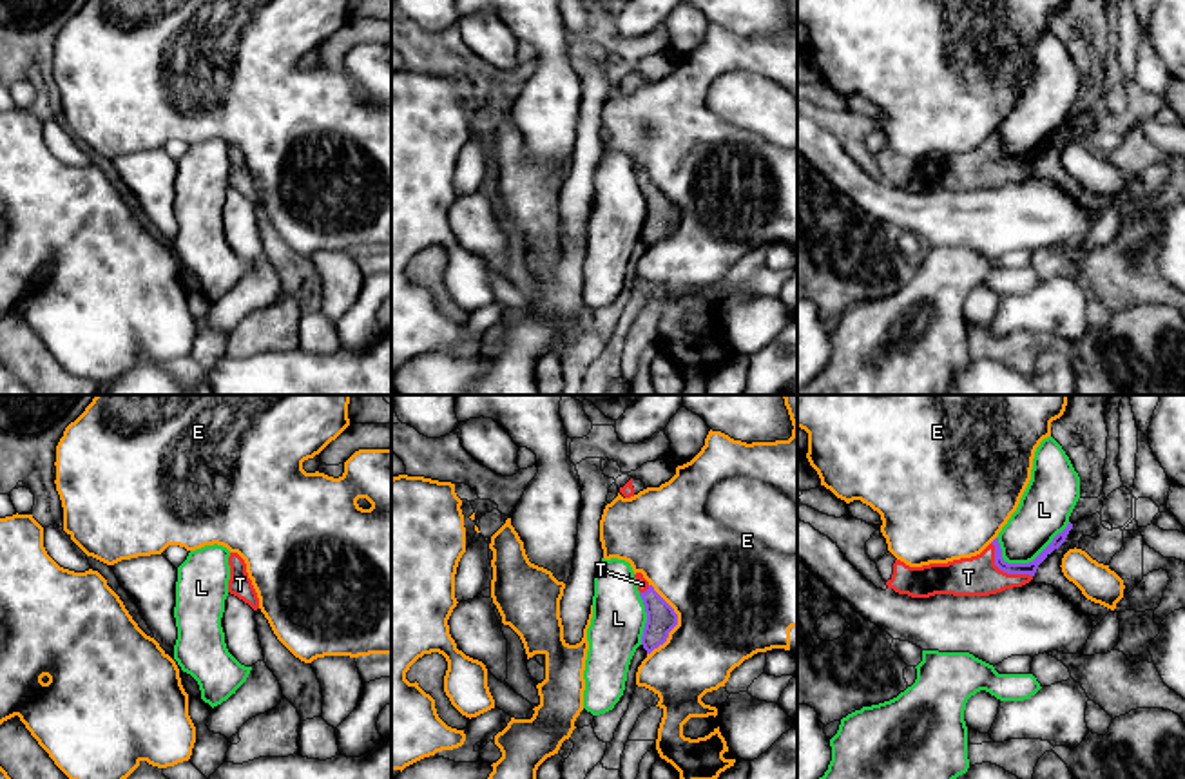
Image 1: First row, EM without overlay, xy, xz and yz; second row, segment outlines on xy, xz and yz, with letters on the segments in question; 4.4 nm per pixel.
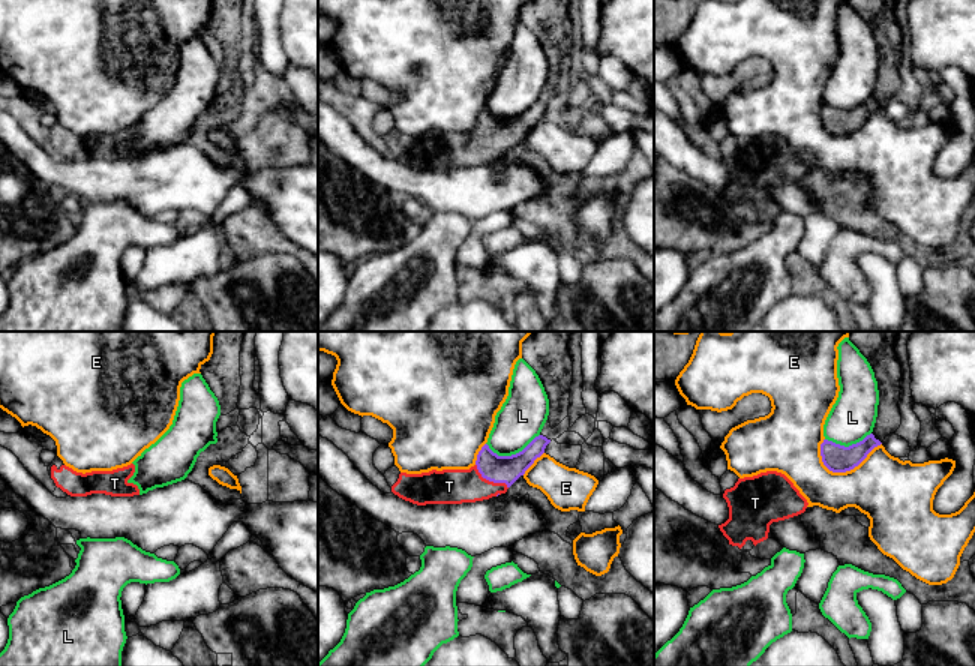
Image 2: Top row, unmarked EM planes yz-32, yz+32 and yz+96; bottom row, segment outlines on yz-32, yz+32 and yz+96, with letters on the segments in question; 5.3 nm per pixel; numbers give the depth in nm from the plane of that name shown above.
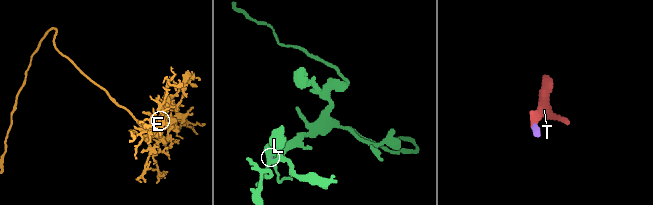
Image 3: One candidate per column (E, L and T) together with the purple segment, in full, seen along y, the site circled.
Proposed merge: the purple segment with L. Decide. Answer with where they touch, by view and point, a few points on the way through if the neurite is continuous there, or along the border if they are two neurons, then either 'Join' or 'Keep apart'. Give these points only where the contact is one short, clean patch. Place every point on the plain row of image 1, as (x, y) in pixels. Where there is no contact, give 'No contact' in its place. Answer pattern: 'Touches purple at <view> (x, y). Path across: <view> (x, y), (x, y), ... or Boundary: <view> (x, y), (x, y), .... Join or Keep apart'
Touches purple at yz (1037, 151). Keep apart

